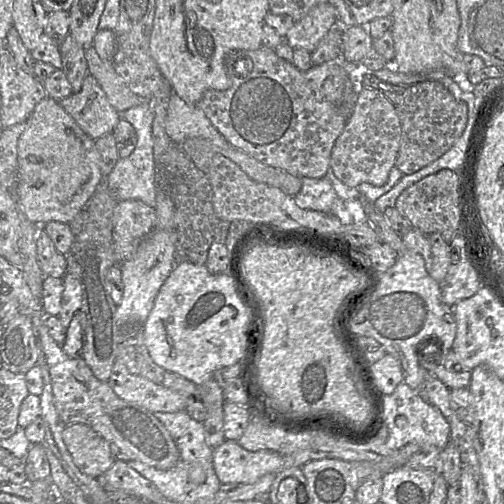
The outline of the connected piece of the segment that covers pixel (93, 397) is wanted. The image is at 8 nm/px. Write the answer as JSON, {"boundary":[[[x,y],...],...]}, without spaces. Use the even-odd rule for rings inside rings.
{"boundary":[[[8,300],[4,304],[6,303],[12,303],[12,307],[17,309],[18,313],[30,316],[34,321],[32,324],[50,373],[54,404],[65,425],[81,423],[90,426],[109,443],[116,460],[140,461],[160,470],[176,466],[180,458],[177,445],[153,413],[117,396],[108,383],[95,377],[83,358],[68,356],[49,335],[43,323],[43,317],[47,314],[43,312],[42,315],[32,315],[35,314],[33,309],[14,300]]]}

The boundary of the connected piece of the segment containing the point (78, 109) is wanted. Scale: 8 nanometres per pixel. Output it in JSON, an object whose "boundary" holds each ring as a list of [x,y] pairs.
{"boundary":[[[87,74],[81,90],[58,101],[80,128],[93,140],[111,134],[120,118],[96,79]]]}

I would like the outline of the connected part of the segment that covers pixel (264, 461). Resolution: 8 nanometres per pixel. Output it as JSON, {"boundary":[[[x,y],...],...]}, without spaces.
{"boundary":[[[234,440],[213,449],[213,466],[222,485],[251,484],[268,473],[283,469],[283,457],[274,451],[250,452]]]}

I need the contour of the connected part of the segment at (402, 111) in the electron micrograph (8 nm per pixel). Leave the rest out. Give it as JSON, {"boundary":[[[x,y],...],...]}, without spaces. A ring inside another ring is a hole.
{"boundary":[[[424,80],[406,87],[403,103],[395,107],[401,121],[401,144],[395,166],[404,175],[414,174],[444,155],[460,138],[467,124],[467,104],[455,100],[446,87],[436,80]]]}

